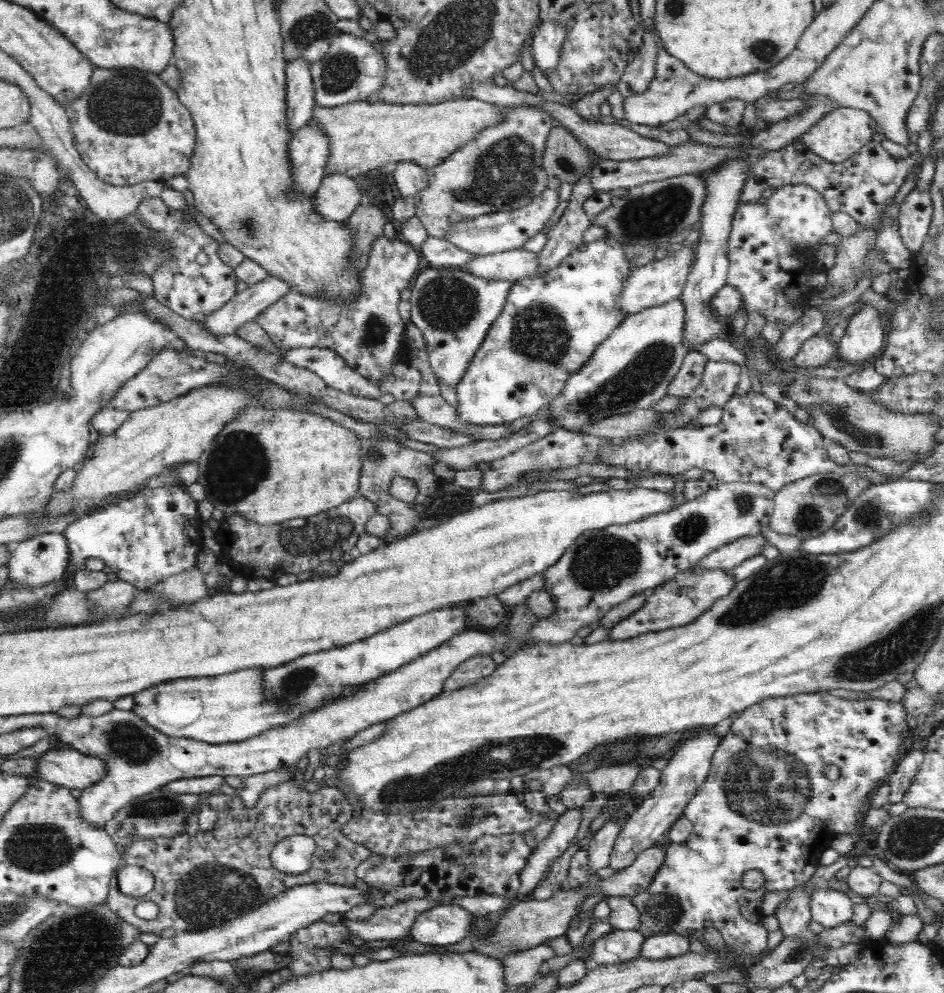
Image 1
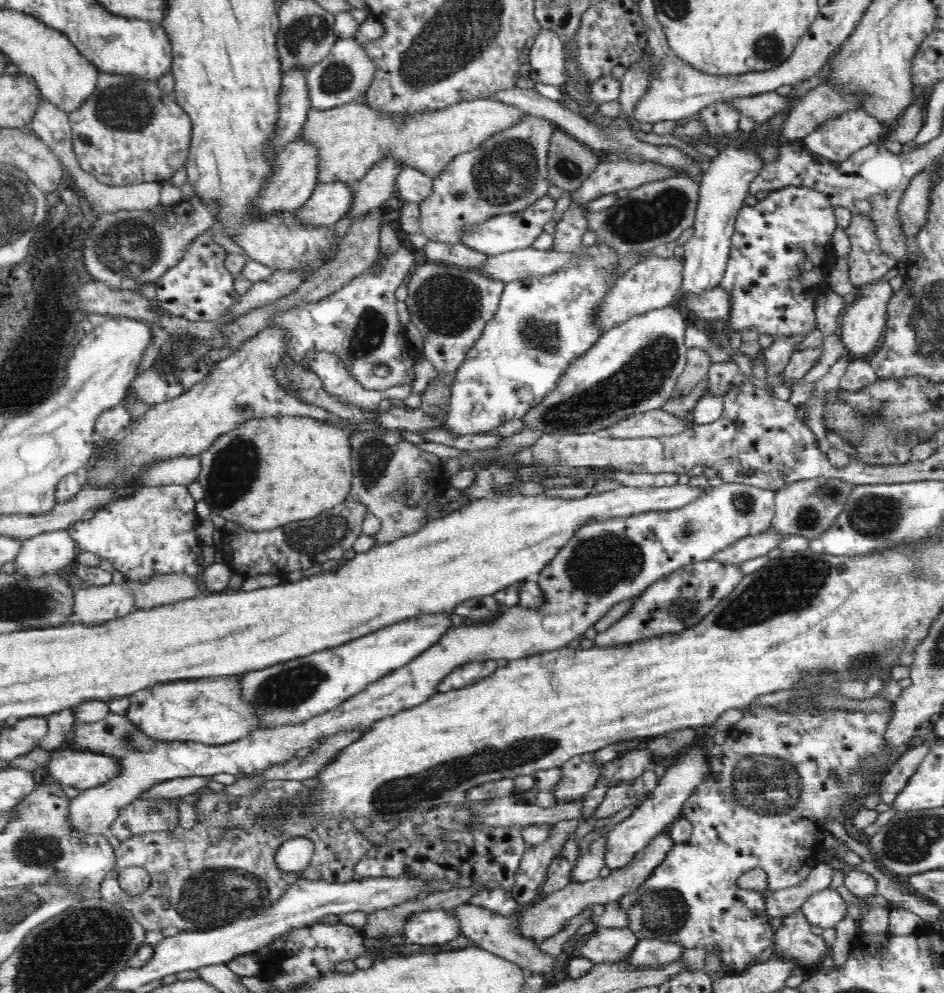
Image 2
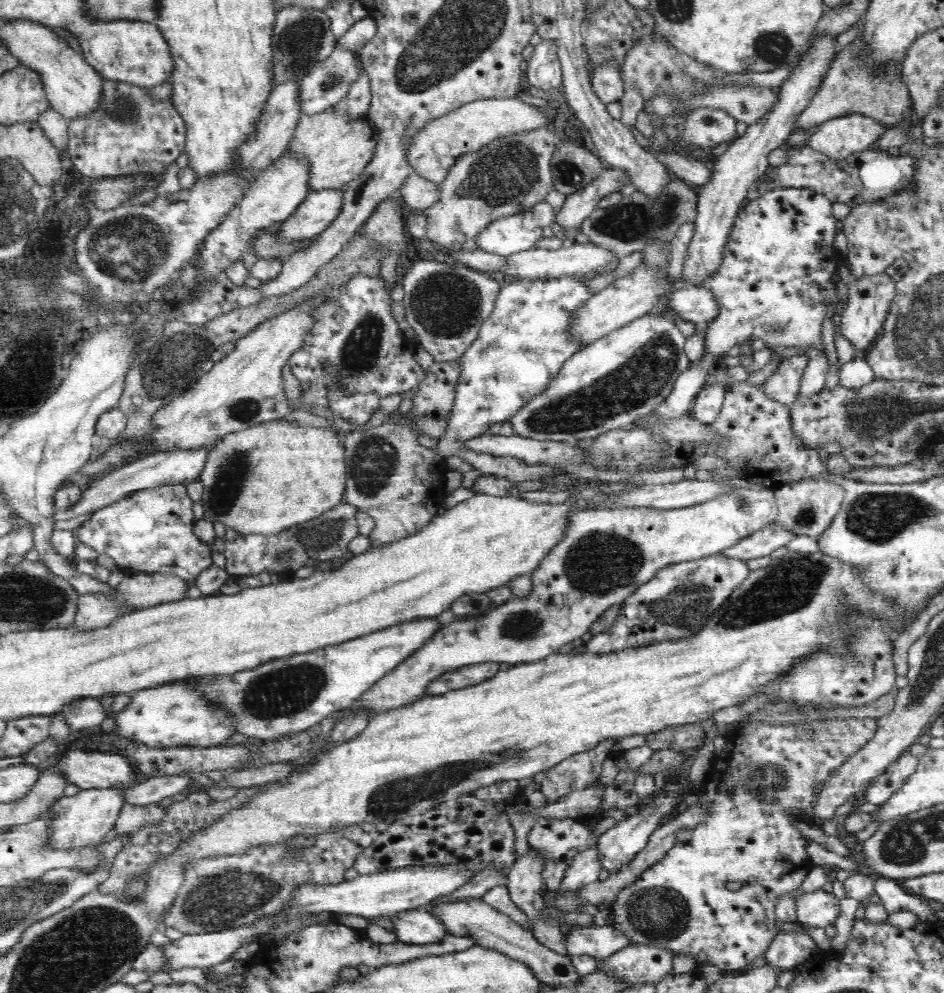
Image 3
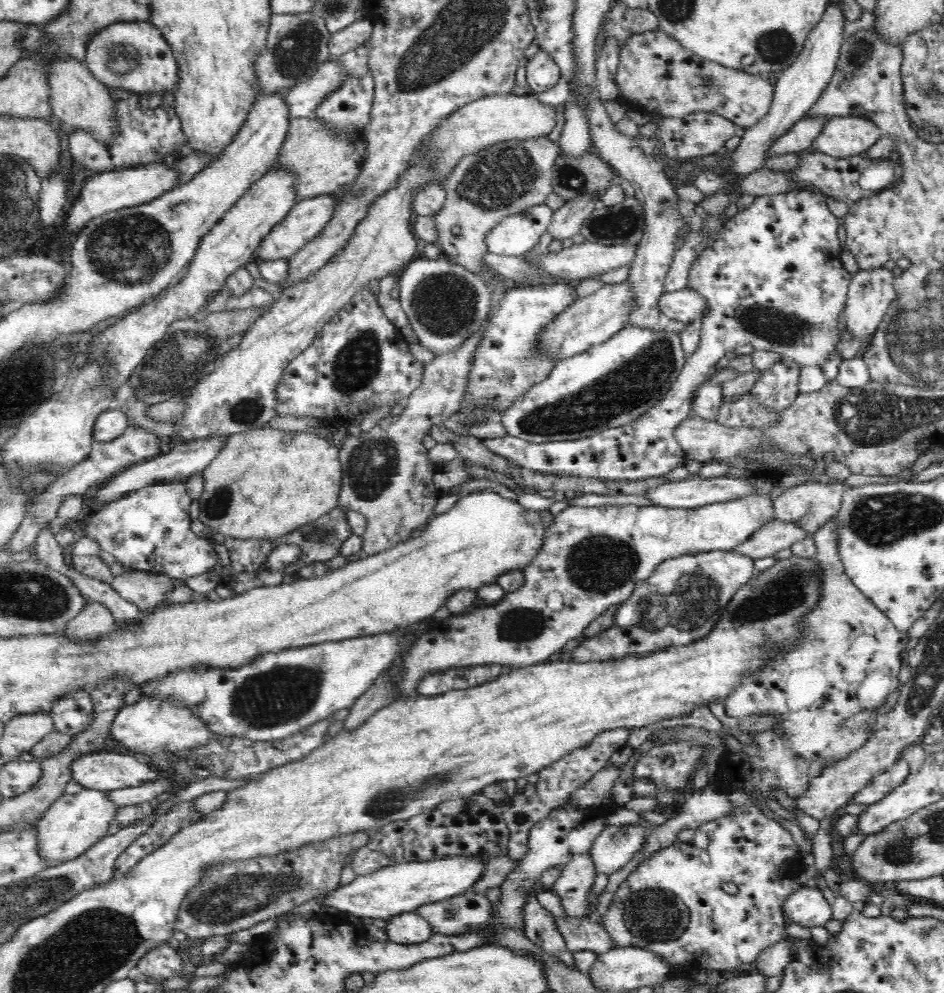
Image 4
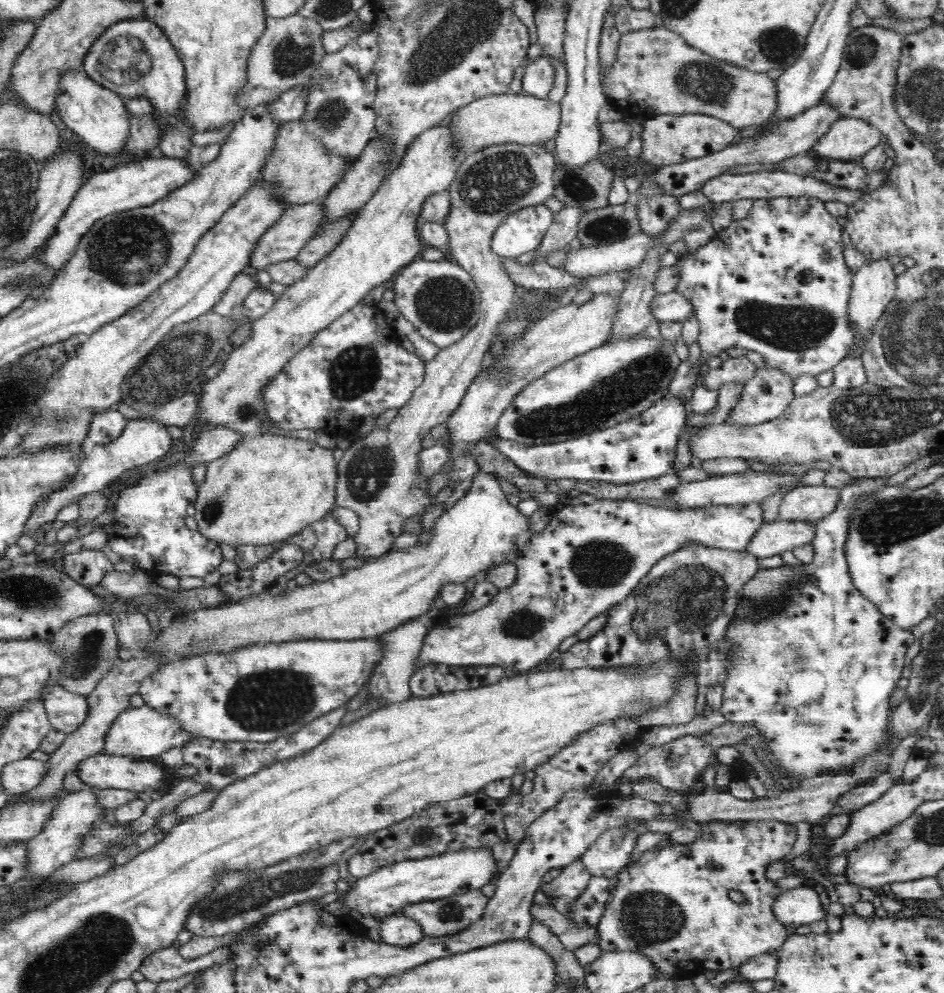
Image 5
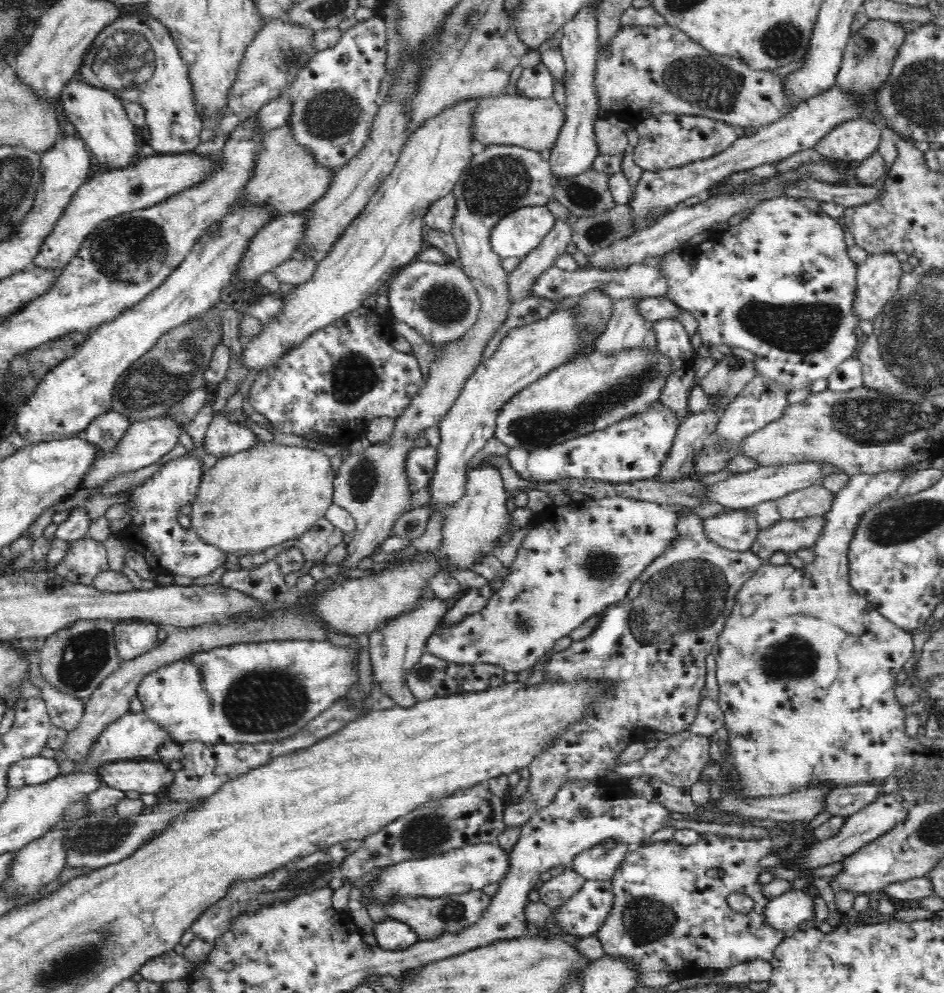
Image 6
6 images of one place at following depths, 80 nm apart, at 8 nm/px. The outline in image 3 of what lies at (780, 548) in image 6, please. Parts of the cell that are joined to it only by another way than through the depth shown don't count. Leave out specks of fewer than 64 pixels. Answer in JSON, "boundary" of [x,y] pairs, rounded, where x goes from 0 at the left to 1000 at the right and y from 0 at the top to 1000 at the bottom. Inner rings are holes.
{"boundary":[[[818,526],[770,552],[766,557],[774,563],[794,565],[816,560],[820,554],[834,550],[843,539],[845,538],[835,534],[829,528]]]}

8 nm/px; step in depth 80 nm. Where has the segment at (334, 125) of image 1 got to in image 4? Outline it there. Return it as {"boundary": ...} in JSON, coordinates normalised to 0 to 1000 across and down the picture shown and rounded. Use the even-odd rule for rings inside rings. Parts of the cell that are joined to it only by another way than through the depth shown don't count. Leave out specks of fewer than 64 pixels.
{"boundary":[[[547,95],[538,96],[522,96],[511,100],[503,101],[503,103],[494,105],[488,109],[485,109],[483,113],[479,113],[479,116],[468,123],[463,130],[457,133],[458,148],[460,151],[456,153],[457,169],[467,177],[472,179],[475,175],[480,172],[480,169],[487,164],[487,161],[496,155],[508,153],[522,147],[523,145],[530,145],[530,143],[536,143],[538,141],[570,141],[570,139],[576,139],[583,134],[590,126],[590,113],[592,109],[585,106],[574,104],[574,101],[568,100],[566,96],[547,97]],[[308,119],[304,139],[297,149],[291,167],[303,170],[311,178],[314,203],[341,196],[352,196],[360,187],[375,183],[383,164],[389,162],[389,143],[359,139],[331,119]]]}

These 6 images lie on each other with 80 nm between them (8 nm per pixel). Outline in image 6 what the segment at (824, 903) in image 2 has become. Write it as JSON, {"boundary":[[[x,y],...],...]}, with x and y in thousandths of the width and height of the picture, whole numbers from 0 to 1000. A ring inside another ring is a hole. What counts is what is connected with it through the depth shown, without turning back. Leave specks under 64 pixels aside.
{"boundary":[[[844,891],[828,901],[815,905],[811,914],[809,914],[809,930],[824,938],[842,938],[845,931],[850,931],[856,924],[861,925],[860,918],[862,918],[862,905],[847,896]]]}

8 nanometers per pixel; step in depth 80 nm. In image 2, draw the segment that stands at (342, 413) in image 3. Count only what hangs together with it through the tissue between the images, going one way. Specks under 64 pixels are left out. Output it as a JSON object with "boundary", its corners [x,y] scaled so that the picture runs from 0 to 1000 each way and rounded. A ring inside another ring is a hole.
{"boundary":[[[347,354],[326,355],[326,368],[339,383],[343,394],[356,400],[362,408],[373,408],[386,417],[398,415],[405,403],[434,399],[434,388],[419,388],[408,394],[386,392],[375,380],[369,378],[362,363]]]}

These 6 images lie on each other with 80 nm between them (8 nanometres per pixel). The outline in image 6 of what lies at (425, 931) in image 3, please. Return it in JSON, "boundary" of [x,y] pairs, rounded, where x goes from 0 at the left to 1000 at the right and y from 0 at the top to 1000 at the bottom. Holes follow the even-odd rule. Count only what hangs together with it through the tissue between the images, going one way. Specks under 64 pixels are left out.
{"boundary":[[[417,925],[397,930],[394,940],[400,954],[409,958],[427,958],[443,949],[439,936]]]}

